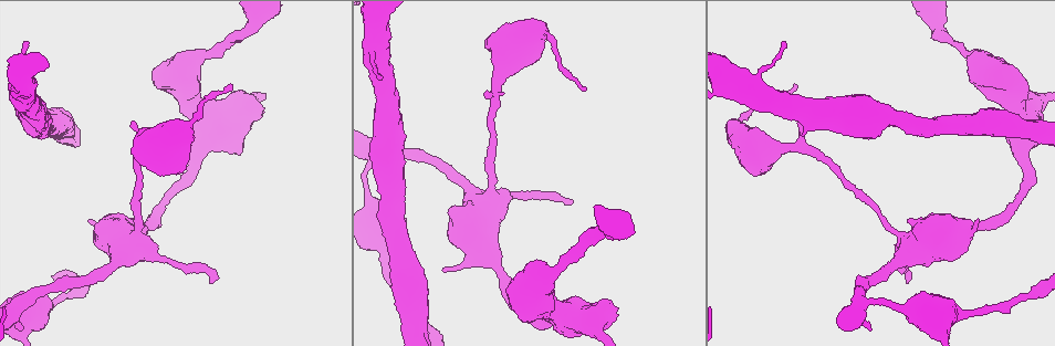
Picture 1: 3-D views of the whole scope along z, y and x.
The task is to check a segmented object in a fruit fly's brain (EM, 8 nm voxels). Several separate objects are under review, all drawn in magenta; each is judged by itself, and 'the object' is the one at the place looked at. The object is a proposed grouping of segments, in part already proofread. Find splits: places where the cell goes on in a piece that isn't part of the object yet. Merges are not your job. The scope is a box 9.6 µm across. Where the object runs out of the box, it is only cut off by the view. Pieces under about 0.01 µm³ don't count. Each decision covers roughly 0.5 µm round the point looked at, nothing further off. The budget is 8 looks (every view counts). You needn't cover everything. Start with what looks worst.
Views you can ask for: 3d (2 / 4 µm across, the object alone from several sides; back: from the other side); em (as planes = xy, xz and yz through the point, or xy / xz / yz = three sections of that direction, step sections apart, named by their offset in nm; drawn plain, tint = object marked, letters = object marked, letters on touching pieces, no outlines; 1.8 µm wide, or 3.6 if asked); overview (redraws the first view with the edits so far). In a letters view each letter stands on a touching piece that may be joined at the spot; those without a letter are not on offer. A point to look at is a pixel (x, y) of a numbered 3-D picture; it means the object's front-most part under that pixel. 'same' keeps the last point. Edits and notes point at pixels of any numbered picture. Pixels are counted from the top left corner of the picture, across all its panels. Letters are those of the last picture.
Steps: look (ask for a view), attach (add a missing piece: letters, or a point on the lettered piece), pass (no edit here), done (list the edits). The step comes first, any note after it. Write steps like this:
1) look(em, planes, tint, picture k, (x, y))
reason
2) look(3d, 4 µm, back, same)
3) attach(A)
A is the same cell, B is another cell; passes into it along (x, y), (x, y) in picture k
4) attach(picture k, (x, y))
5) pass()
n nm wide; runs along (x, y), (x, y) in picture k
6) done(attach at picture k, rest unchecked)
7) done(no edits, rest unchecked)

look(em, planes, tint, picture 1, (212, 283))
end of a long branch

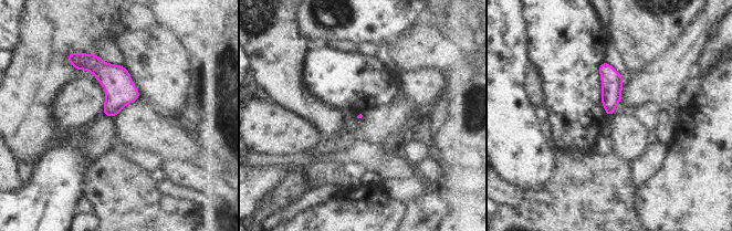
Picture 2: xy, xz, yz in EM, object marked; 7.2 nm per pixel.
look(em, planes, letters, same)
what lies round it

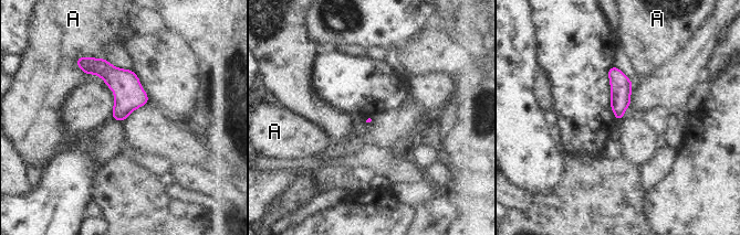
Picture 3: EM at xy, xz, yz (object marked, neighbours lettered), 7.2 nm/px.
pass()
A is another cell; border along (81, 56), (104, 59) in picture 3; none of them fits

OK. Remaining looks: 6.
look(em, planes, letters, picture 1, (40, 134))
thick end

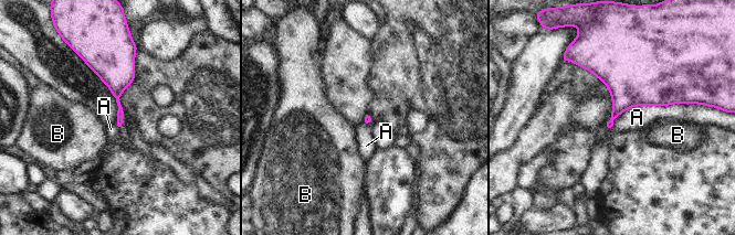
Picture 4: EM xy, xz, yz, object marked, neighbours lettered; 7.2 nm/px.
pass()
A and B are other cells; border along (688, 103), (633, 105), (617, 117) in picture 4; none of them fits

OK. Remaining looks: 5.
look(3d, 4 µm, picture 1, (488, 92))
free end

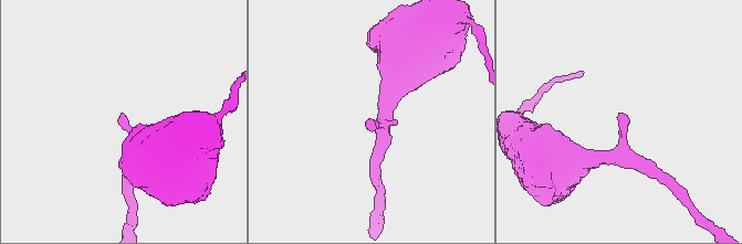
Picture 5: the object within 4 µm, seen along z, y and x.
look(em, xy, step 8, tint, picture 5, (120, 117))

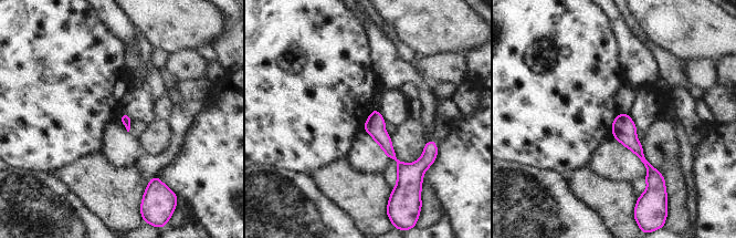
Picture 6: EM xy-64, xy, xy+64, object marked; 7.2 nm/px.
look(em, planes, letters, same)

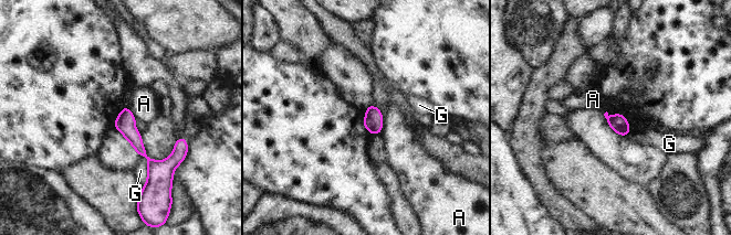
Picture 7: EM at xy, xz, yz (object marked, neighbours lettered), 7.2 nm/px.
pass()
A and G are other cells; no lettered piece goes on from it

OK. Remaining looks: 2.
look(em, xy, step 8, tint, picture 1, (378, 77))

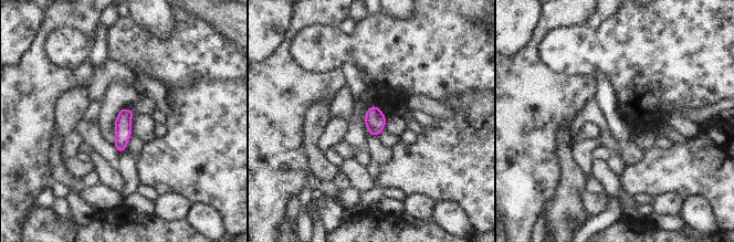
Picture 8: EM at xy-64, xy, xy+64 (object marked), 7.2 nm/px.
look(em, planes, letters, same)
another direction

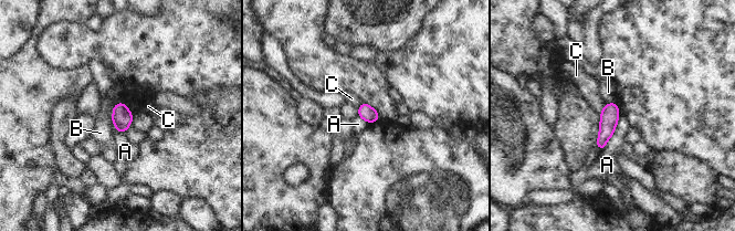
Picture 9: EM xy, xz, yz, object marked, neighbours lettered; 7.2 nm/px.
pass()
A touches over 320 nm; A, B and C are other cells; border along (619, 111), (613, 134), (602, 150) in picture 9; no lettered piece goes on from it

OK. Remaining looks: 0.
done(no edits, rest unchecked)

